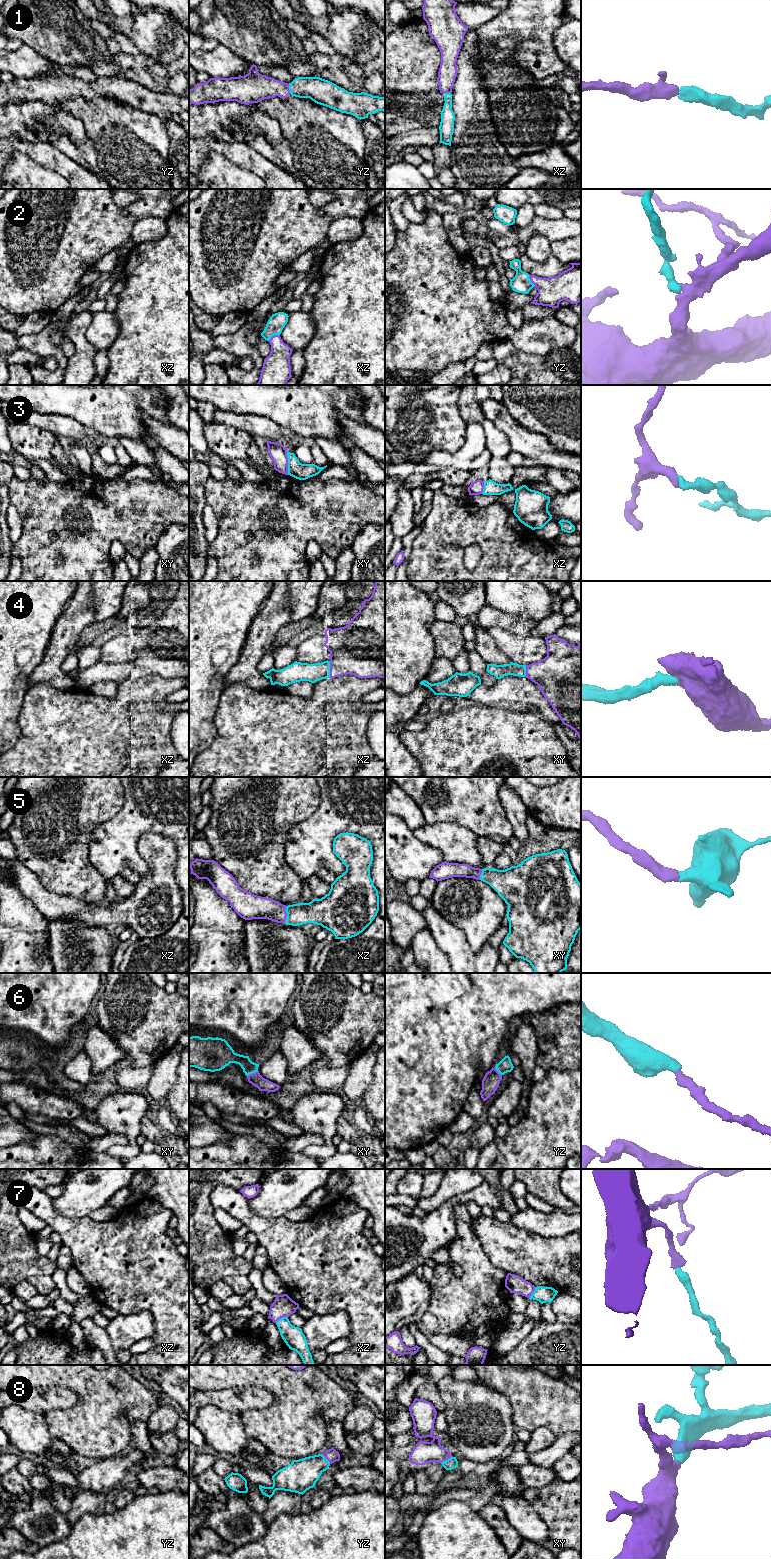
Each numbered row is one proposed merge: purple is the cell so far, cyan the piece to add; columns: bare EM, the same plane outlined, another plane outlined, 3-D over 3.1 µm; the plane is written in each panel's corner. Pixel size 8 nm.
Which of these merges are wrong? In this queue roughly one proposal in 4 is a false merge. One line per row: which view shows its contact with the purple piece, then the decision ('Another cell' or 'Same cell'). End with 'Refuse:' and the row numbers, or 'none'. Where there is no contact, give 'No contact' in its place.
1: Touches purple in yz. Same cell
2: Touches purple in xz. Same cell
3: Touches purple in xy. Another cell
4: Touches purple in xz. Same cell
5: Touches purple in xz. Same cell
6: Touches purple in xy. Same cell
7: Touches purple in xz. Another cell
8: Touches purple in xy. Same cell
Refuse: 3, 7

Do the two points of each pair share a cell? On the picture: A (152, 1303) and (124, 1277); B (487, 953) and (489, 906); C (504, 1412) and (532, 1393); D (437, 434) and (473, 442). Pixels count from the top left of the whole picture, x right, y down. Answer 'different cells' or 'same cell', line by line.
A: same cell
B: different cells
C: different cells
D: different cells

